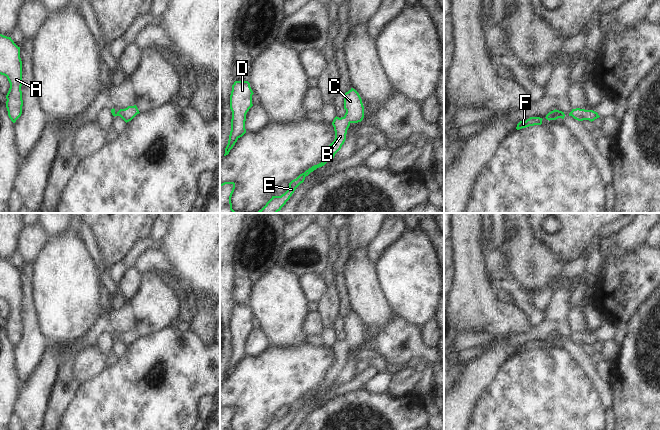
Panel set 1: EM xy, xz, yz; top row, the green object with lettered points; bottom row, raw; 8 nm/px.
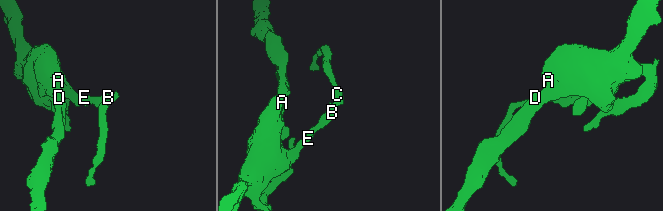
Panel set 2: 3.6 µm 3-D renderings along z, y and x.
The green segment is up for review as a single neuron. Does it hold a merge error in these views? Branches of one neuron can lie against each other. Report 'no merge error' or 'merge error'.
no merge error

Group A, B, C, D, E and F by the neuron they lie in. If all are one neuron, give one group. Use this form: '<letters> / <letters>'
A B C D E F

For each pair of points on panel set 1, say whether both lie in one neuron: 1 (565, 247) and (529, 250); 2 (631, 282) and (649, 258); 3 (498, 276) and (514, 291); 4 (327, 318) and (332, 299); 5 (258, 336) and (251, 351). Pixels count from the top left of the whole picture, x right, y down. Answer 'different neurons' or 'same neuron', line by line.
1: different neurons
2: same neuron
3: same neuron
4: same neuron
5: same neuron

